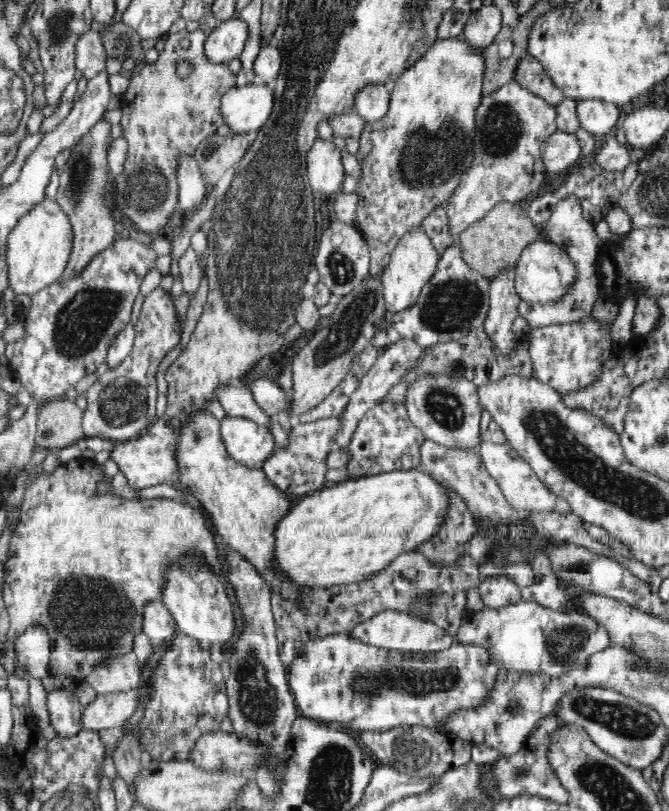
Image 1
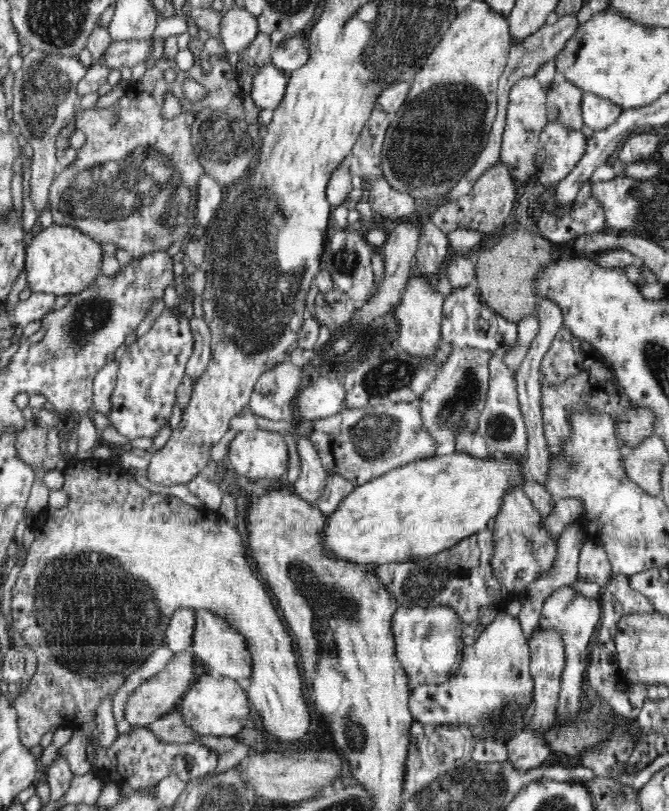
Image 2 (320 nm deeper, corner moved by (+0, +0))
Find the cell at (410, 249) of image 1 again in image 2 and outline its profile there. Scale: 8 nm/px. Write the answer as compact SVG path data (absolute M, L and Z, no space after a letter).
M420 276L408 278L408 286L404 288L404 296L401 296L400 306L396 310L396 318L400 322L400 336L397 341L404 351L414 357L434 357L437 351L438 342L441 338L441 321L443 303L445 298L437 292L430 280L422 280Z

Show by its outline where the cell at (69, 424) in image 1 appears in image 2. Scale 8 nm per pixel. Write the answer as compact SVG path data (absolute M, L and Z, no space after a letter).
M41 424L36 428L26 428L18 434L15 444L17 457L28 466L40 466L41 462L44 462L44 459L47 458L46 440L48 439L48 429Z

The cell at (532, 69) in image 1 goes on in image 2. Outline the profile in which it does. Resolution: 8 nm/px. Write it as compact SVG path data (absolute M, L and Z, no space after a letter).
M570 81L553 84L547 92L547 120L562 123L568 128L579 130L584 125L581 99L584 92Z

